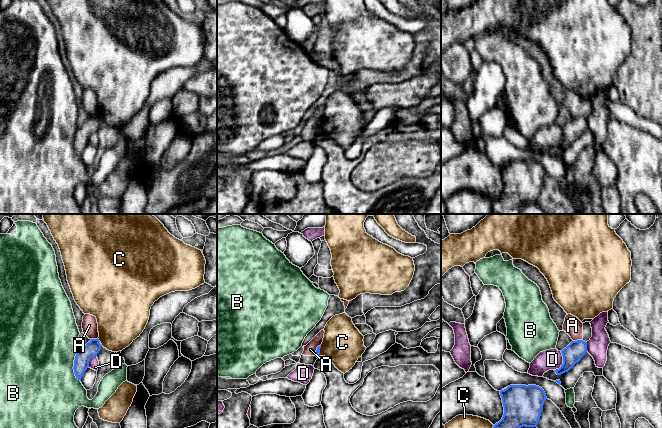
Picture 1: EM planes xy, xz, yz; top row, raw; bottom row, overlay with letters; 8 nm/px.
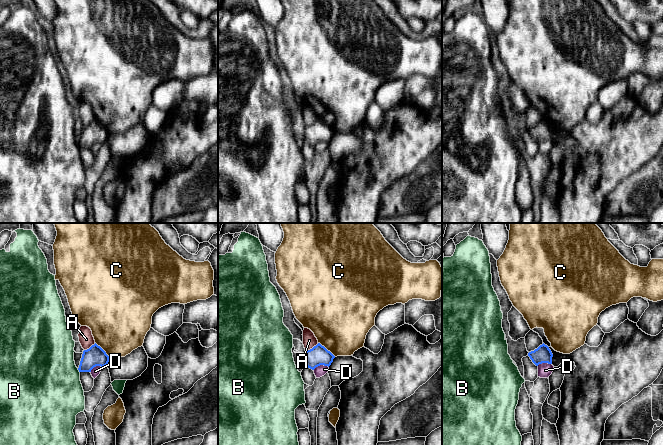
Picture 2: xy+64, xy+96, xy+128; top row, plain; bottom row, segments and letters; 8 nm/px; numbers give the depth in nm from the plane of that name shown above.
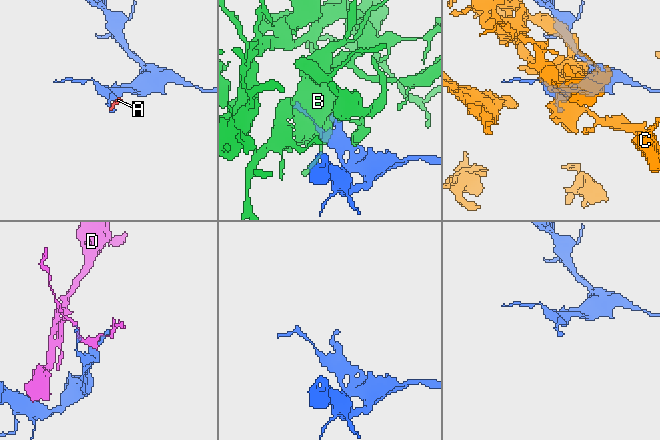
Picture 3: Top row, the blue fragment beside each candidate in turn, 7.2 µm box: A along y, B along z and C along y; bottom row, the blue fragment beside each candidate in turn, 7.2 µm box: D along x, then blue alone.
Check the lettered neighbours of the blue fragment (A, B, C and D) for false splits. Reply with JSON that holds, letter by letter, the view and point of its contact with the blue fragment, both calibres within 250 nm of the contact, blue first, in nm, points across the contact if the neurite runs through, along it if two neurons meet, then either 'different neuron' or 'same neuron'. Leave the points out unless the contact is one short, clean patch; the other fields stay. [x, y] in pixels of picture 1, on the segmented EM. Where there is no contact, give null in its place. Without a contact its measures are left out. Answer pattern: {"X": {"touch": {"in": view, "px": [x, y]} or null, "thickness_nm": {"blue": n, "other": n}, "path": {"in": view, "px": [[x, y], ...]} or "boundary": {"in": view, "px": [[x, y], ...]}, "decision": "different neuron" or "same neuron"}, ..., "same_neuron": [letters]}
{"A": {"touch": {"in": "yz", "px": [577, 340]}, "thickness_nm": {"blue": 150, "other": 150}, "boundary": {"in": "yz", "px": [[582, 339], [573, 341]]}, "decision": "different neuron"}, "B": {"touch": {"in": "xy", "px": [74, 366]}, "thickness_nm": {"blue": 120, "other": 480}, "decision": "different neuron"}, "C": {"touch": {"in": "xy", "px": [98, 340]}, "thickness_nm": {"blue": 120, "other": 380}, "decision": "different neuron"}, "D": {"touch": {"in": "yz", "px": [563, 362]}, "thickness_nm": {"blue": 150, "other": 170}, "decision": "different neuron"}, "same_neuron": []}

